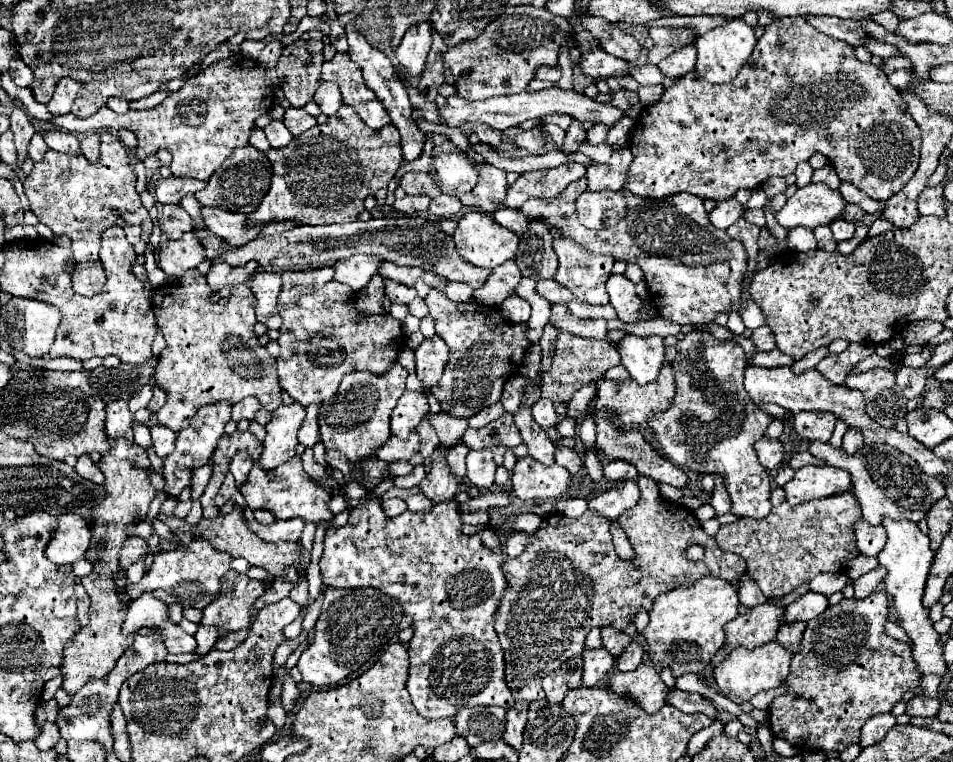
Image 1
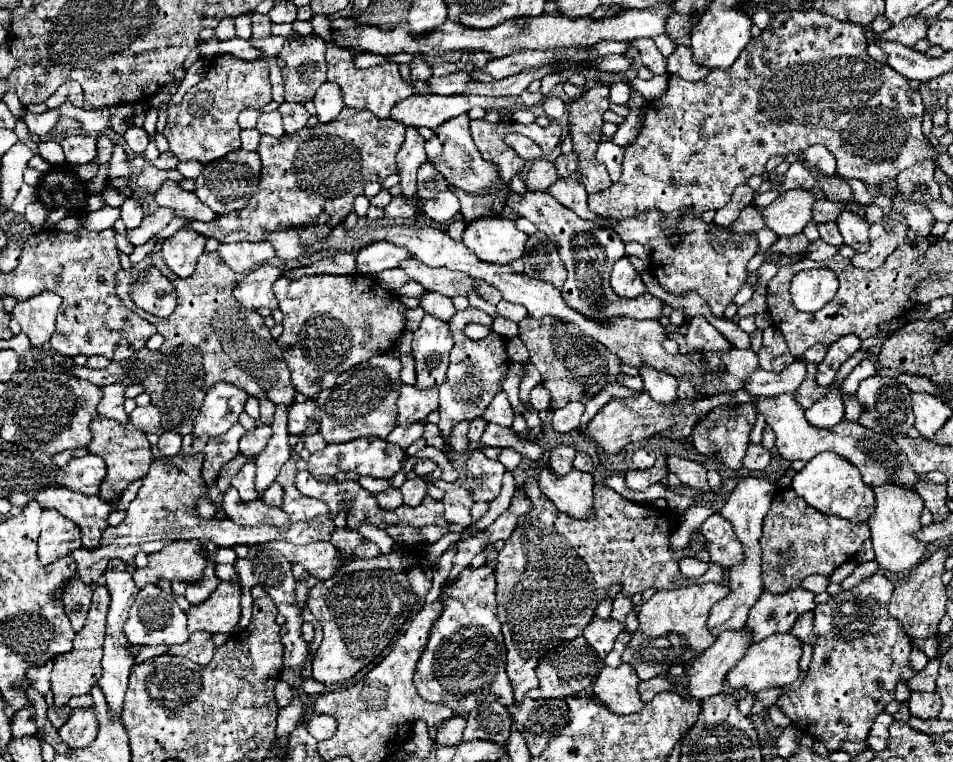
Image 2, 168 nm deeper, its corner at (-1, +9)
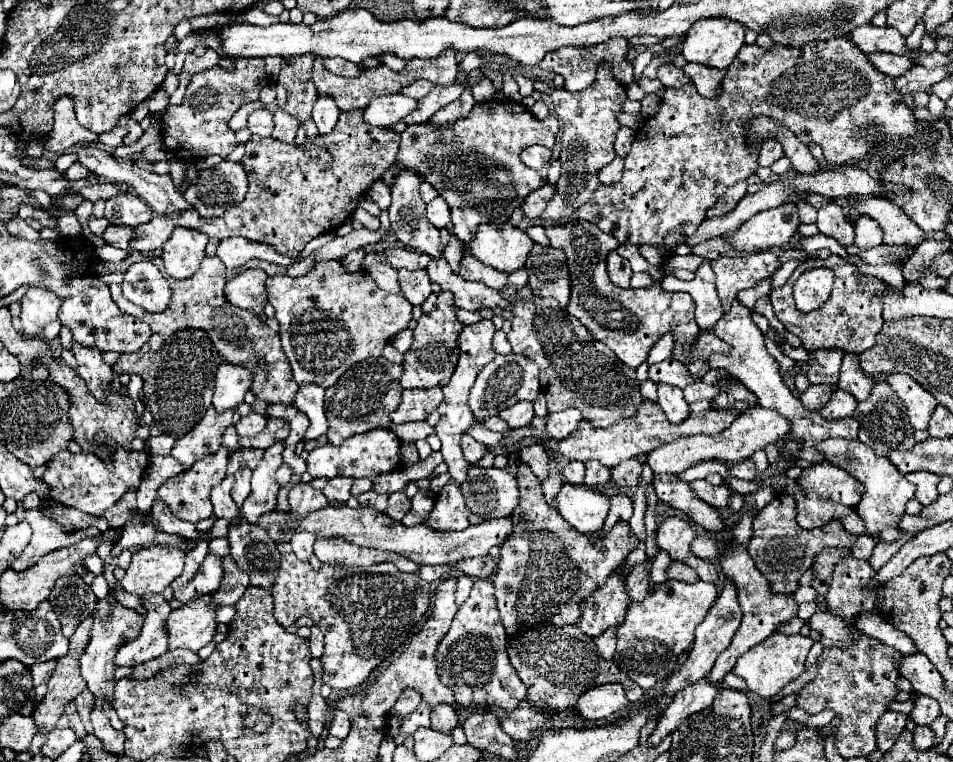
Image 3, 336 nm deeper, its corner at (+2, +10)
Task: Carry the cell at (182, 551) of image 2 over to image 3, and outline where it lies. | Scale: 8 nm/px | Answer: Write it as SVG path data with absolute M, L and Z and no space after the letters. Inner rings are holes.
M151 547L135 551L121 587L137 597L147 593L163 593L163 589L181 575L183 559L185 553L179 549Z

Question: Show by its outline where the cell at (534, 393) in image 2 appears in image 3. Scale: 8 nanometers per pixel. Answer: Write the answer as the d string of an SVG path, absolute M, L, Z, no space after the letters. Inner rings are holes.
M497 355L489 365L483 367L483 371L477 375L475 385L469 395L469 405L473 407L473 413L479 415L479 421L485 421L491 415L497 415L497 409L515 405L519 401L535 401L541 393L539 387L539 369L533 361L529 361L523 355Z

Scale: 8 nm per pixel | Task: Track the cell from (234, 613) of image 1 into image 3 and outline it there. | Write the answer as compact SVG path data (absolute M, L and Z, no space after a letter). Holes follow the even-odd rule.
M203 595L171 611L171 615L167 617L169 649L185 647L191 651L199 651L215 637L219 623L215 621L217 607L211 603L213 595Z

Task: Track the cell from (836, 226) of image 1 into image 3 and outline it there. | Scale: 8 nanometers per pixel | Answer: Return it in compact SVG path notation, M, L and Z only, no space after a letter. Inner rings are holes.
M859 217L855 221L855 245L861 249L861 251L867 251L867 249L873 249L877 245L883 243L883 233L881 233L881 227L869 219L869 217Z

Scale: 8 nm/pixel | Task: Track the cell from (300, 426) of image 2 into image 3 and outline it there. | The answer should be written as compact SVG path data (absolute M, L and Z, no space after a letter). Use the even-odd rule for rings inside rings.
M269 419L267 427L263 429L261 435L241 437L239 445L241 447L261 447L261 449L265 449L267 445L273 445L273 441L285 441L287 435L289 435L289 423L285 419Z

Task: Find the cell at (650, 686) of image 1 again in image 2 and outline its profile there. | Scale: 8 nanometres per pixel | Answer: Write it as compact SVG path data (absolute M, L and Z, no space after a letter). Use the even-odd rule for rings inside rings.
M620 664L618 668L610 668L610 666L604 666L594 682L594 698L600 700L608 710L612 710L614 714L634 714L638 712L644 702L640 700L640 694L638 694L638 678L636 678L636 672L632 666L628 664Z

